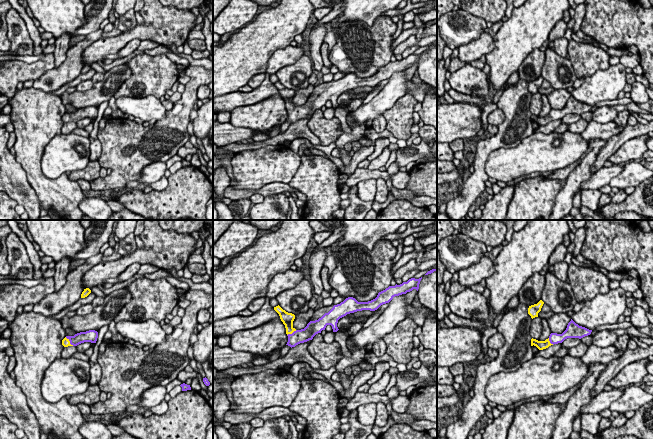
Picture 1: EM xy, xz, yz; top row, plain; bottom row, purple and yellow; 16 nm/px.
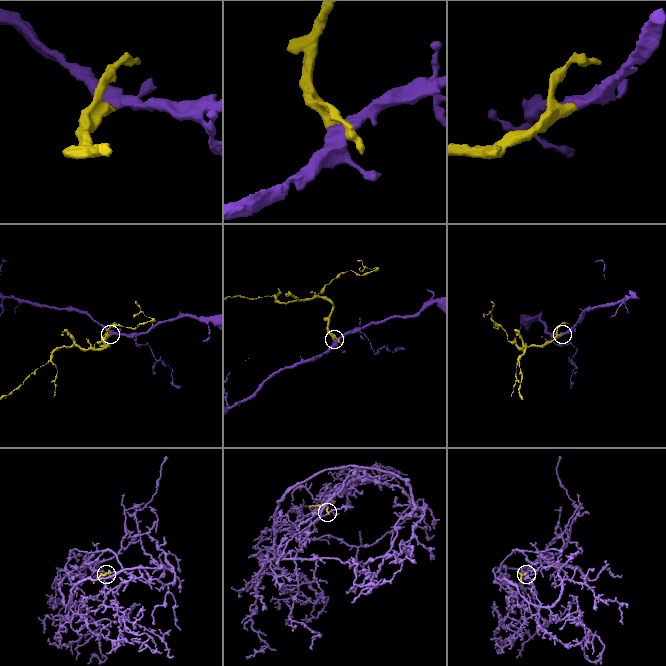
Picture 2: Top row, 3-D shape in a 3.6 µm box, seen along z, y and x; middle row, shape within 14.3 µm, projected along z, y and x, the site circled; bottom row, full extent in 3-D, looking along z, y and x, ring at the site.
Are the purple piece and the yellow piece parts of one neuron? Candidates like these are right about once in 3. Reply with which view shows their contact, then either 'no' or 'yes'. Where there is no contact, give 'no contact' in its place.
meets purple in xy; yes

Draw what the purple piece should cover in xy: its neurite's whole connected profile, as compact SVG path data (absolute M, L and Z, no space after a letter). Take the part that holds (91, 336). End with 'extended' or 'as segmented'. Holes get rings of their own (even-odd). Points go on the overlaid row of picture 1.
M89 330L86 332L77 333L74 336L66 336L62 340L62 345L64 347L68 347L68 346L77 346L84 342L96 343L97 338L98 332L95 330Z; extended

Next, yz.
M572 319L568 323L566 330L562 334L551 333L545 341L531 339L531 346L536 346L539 350L548 348L551 345L562 343L567 338L583 338L590 335L592 330L579 326Z; extended

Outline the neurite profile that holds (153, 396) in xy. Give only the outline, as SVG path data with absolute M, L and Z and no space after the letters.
M153 386L148 390L145 390L141 396L139 407L151 408L160 404L167 394L165 386Z

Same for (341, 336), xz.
M339 329L337 332L335 333L335 338L334 340L337 341L341 347L341 352L345 357L350 357L351 356L351 352L349 351L348 347L347 347L347 339L348 339L348 334L347 334L347 330L346 329Z

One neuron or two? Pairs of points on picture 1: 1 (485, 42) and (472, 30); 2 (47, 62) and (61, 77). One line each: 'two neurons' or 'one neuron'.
1: two neurons
2: two neurons

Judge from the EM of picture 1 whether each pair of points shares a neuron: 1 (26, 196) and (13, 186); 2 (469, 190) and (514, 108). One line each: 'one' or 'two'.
1: one
2: one

